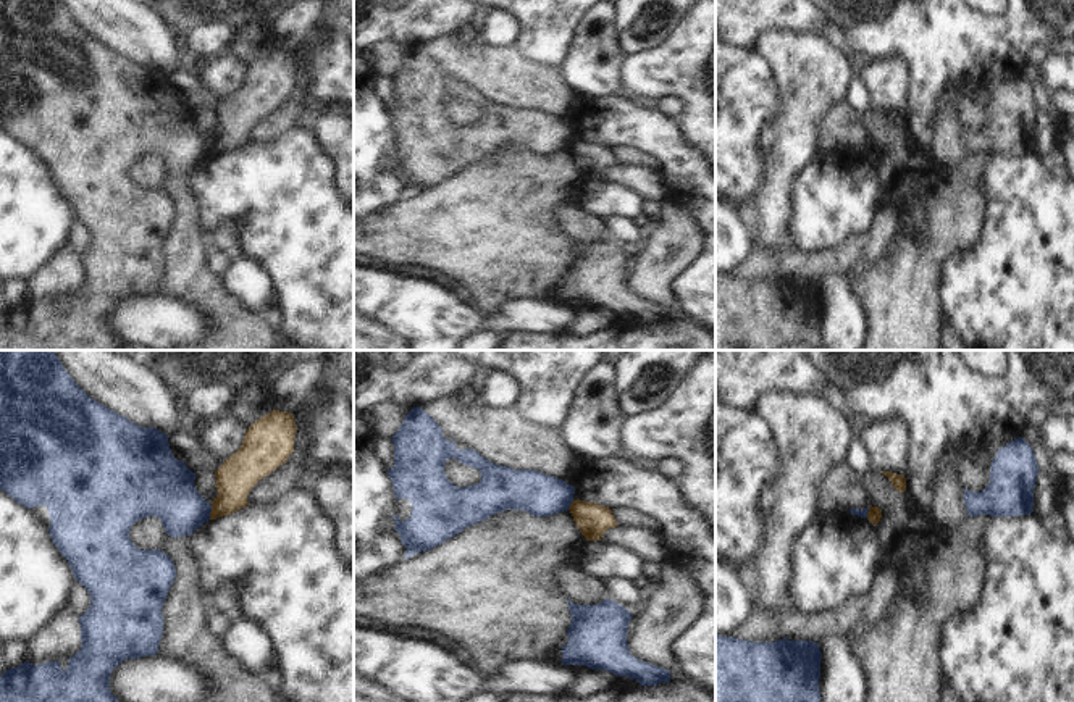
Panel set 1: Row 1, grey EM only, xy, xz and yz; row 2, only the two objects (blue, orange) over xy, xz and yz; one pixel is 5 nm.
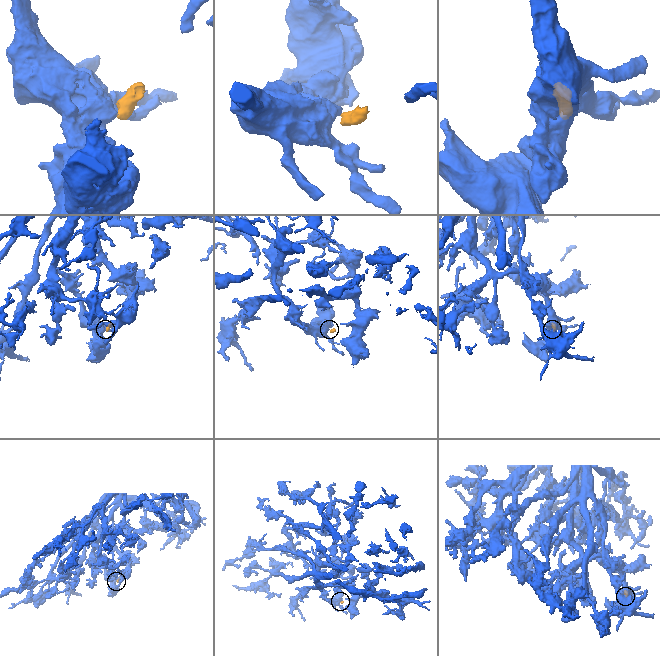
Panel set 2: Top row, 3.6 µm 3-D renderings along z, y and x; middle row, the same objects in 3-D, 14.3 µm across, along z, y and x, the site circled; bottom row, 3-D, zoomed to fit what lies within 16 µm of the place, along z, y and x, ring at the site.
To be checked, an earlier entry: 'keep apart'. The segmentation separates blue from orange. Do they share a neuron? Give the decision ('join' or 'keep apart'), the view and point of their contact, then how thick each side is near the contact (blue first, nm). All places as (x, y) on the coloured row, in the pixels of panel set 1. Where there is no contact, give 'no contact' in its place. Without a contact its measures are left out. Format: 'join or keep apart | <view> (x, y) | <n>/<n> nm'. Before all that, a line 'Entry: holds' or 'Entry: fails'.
Entry: holds
keep apart | xy (210, 510) | 280/190 nm

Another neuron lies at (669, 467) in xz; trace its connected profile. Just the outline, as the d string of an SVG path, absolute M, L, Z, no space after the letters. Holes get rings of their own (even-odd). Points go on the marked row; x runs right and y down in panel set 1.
M664 458L654 463L656 471L672 479L678 479L683 474L682 462L675 458Z

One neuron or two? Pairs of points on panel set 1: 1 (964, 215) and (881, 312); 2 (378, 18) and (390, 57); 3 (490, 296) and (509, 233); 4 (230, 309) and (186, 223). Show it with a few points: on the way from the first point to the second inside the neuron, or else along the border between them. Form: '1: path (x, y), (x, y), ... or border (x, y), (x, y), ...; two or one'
1: path (942, 239), (916, 265), (905, 288); one
2: border (370, 44), (394, 41), (411, 47); two
3: path (493, 279), (499, 249); one
4: path (209, 289), (186, 267), (186, 244); one

